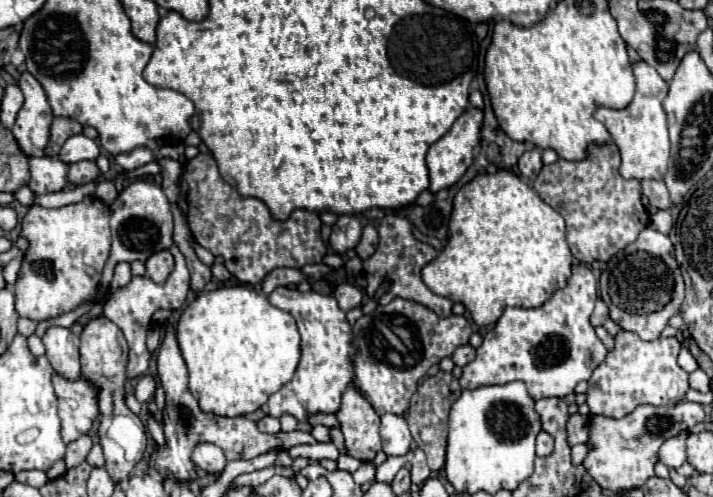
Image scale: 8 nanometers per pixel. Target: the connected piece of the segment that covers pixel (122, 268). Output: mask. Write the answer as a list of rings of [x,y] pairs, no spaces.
[[[128,263],[116,265],[116,269],[114,269],[114,279],[112,279],[112,283],[110,283],[110,293],[112,293],[114,289],[120,289],[120,287],[128,285],[130,279],[132,279],[132,275],[130,275],[130,265],[128,265]]]

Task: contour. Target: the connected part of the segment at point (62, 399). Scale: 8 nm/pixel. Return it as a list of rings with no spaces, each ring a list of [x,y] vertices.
[[[54,373],[52,377],[56,397],[58,397],[58,413],[62,419],[62,439],[70,443],[80,435],[88,433],[92,423],[98,417],[98,401],[96,391],[86,379],[68,381]]]

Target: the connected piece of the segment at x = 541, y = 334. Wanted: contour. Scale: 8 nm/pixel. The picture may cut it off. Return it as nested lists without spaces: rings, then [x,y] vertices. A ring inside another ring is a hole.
[[[572,265],[572,275],[566,279],[562,289],[556,289],[552,297],[534,309],[524,307],[506,307],[496,325],[484,335],[484,343],[476,349],[476,359],[470,361],[462,371],[460,387],[476,389],[480,385],[504,385],[510,381],[524,381],[528,395],[538,401],[544,397],[566,397],[574,391],[580,381],[588,381],[592,371],[604,361],[606,347],[596,337],[594,327],[590,325],[590,315],[598,299],[598,281],[592,275],[588,265]]]

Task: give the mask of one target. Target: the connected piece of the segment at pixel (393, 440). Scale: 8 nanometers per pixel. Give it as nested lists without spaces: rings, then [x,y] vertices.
[[[392,413],[384,415],[380,435],[382,435],[382,447],[384,447],[382,451],[386,455],[406,455],[410,451],[412,435],[408,431],[404,417],[392,415]]]

